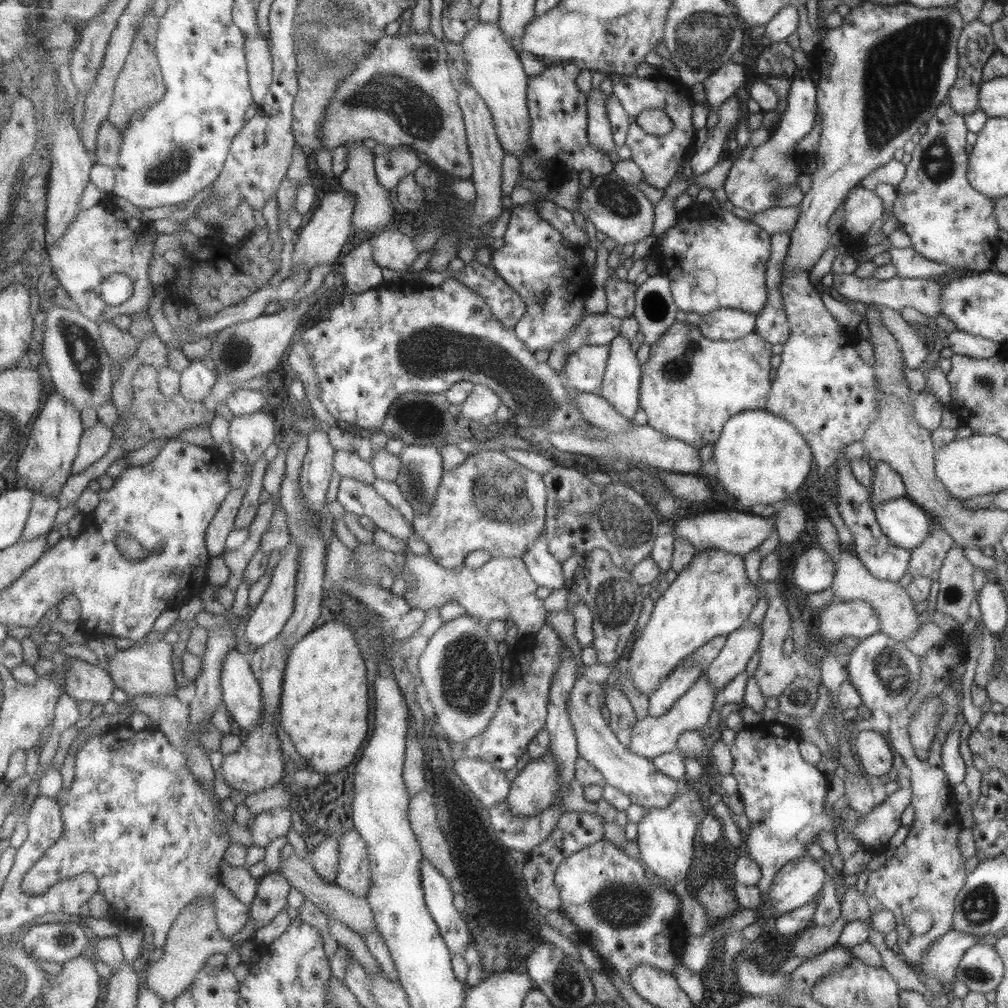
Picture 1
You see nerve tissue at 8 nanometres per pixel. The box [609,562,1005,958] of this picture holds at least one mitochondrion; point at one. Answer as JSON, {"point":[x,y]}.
{"point":[891,669]}

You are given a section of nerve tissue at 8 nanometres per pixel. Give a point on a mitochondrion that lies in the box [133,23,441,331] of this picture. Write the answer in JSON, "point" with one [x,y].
{"point":[179,161]}

